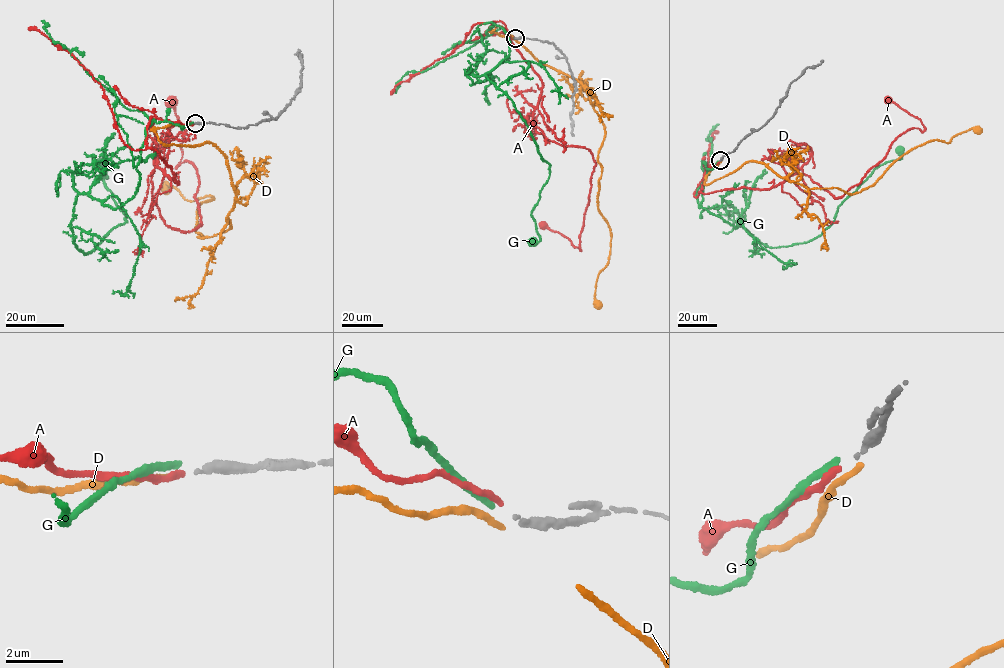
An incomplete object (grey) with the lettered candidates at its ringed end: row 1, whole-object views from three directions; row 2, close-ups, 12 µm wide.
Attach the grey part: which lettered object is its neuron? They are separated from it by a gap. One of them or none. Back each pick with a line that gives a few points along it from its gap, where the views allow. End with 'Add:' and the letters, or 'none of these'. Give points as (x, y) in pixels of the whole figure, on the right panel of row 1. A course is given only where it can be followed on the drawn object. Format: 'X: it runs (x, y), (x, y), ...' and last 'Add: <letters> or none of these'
A: it runs (719, 161), (707, 168), (699, 193), (768, 189), (801, 169), (840, 197), (906, 130), (925, 129), (887, 100)
Add: A

